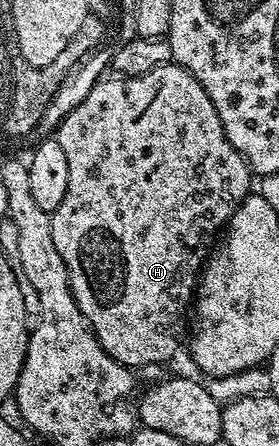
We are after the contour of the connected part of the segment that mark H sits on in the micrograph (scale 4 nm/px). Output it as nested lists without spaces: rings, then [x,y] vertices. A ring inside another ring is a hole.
[[[170,61],[151,69],[151,73],[112,78],[98,81],[87,93],[86,99],[62,118],[55,132],[59,145],[63,145],[63,154],[67,156],[68,176],[67,197],[63,197],[63,205],[59,205],[59,209],[51,212],[51,239],[55,241],[55,249],[59,249],[59,257],[63,257],[63,265],[67,265],[71,293],[83,317],[87,317],[99,345],[103,345],[105,352],[115,361],[127,368],[138,369],[153,367],[156,363],[165,363],[176,357],[181,338],[187,335],[187,320],[195,299],[195,288],[211,248],[218,242],[237,204],[251,194],[252,187],[249,186],[255,183],[255,176],[249,170],[247,160],[234,149],[231,141],[227,141],[227,133],[223,133],[223,125],[211,97],[207,97],[203,85],[199,85],[190,71]]]

